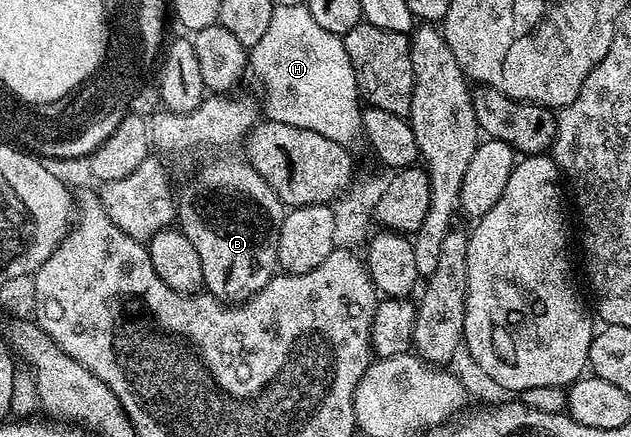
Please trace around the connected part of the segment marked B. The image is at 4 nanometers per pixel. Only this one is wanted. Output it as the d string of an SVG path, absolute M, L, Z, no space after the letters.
M237 96L206 97L205 101L199 104L199 108L195 108L186 114L171 114L168 112L154 113L149 127L152 149L167 163L168 169L171 171L172 181L175 183L176 225L185 233L187 240L191 240L195 252L199 252L199 264L203 264L204 289L212 298L216 298L217 301L226 304L240 304L249 298L254 298L254 296L275 277L275 271L278 269L277 245L279 244L280 226L283 224L287 213L286 206L279 200L279 196L273 191L271 184L267 184L267 180L263 180L263 176L259 176L257 169L250 164L248 157L242 153L243 143L245 139L248 138L249 131L252 130L259 121L258 103L253 103L249 98L233 97Z

